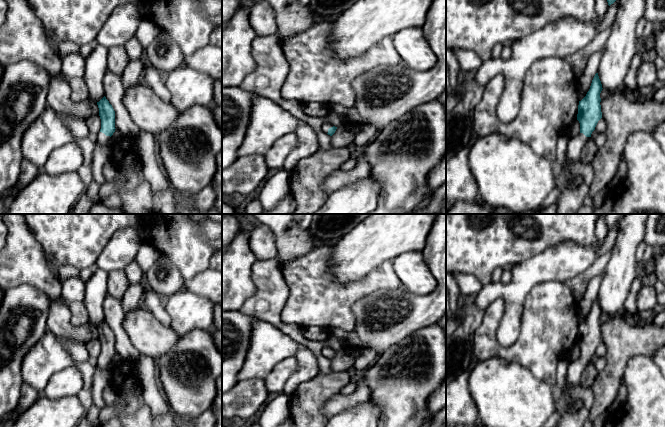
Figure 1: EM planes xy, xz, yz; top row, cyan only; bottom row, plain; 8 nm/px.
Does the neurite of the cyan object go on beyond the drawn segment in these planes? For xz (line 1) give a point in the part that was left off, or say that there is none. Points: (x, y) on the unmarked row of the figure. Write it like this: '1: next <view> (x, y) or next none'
1: next xz (326, 349)

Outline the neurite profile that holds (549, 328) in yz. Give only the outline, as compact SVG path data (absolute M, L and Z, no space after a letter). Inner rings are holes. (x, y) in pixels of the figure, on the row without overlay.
M550 281L535 285L525 298L521 314L521 328L518 340L511 346L499 344L496 331L505 313L503 297L497 297L484 310L482 324L474 332L474 356L478 361L500 358L518 363L528 369L536 378L555 388L557 365L570 349L577 344L579 313L575 298L564 282Z

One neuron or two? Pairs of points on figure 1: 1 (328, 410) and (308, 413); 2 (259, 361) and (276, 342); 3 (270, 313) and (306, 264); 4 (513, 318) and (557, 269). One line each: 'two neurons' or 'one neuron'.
1: two neurons
2: one neuron
3: two neurons
4: one neuron

